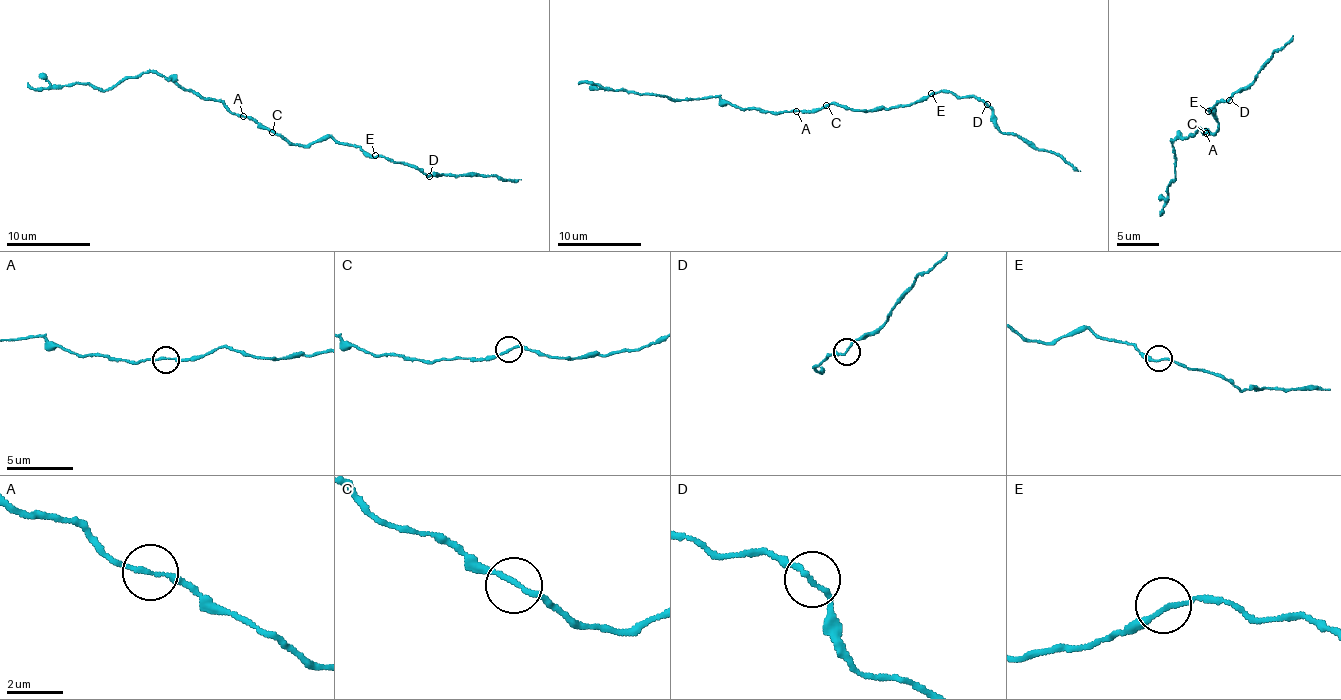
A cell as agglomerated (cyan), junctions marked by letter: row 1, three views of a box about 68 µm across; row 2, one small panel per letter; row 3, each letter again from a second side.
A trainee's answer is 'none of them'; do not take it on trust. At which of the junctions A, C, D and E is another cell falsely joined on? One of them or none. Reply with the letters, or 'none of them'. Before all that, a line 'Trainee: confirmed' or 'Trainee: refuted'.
Trainee: confirmed
none of them

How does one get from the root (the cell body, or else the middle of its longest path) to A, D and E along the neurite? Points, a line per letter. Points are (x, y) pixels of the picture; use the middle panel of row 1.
A: (837, 105), (796, 111)
D: (837, 105), (867, 112), (903, 107), (944, 91), (978, 98), (986, 104)
E: (837, 105), (859, 111), (873, 111), (922, 101), (931, 93)

